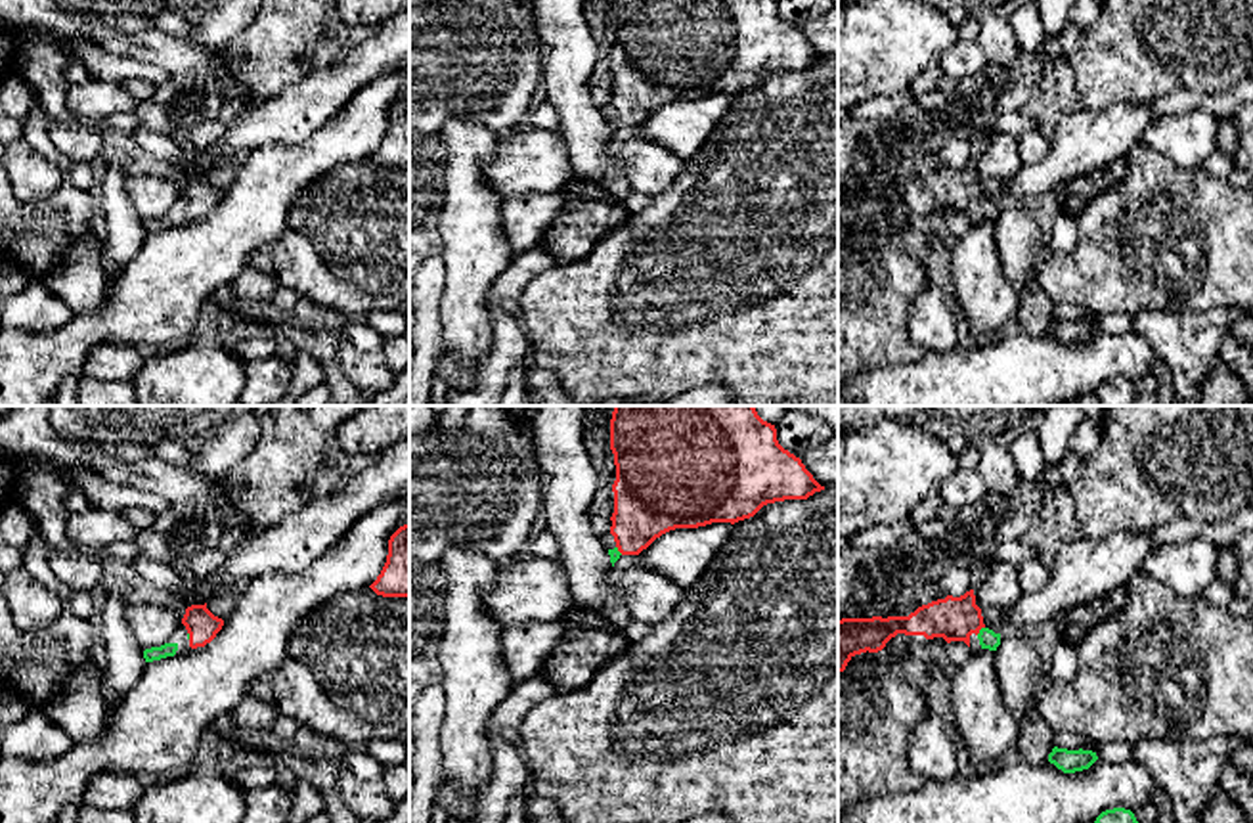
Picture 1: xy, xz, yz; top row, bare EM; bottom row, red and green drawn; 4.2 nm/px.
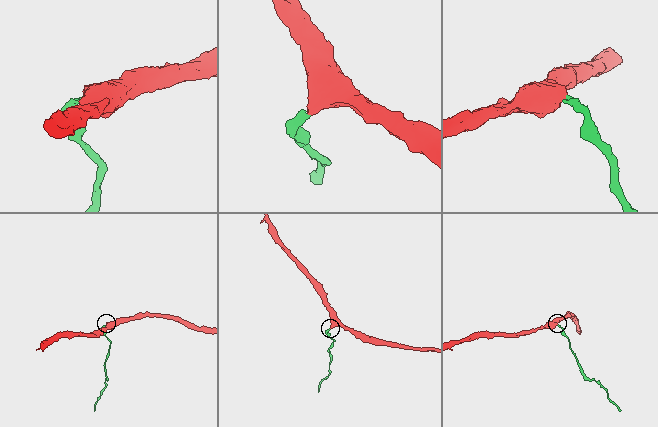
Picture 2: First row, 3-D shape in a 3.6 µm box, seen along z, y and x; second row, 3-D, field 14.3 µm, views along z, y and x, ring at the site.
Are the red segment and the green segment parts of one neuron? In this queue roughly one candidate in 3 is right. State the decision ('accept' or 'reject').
accept

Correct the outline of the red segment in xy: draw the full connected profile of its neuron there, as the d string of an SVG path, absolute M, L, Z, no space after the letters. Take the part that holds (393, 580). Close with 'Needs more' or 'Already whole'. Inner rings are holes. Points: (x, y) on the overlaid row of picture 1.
M409 524L390 536L386 563L369 588L383 597L409 597Z. Already whole

